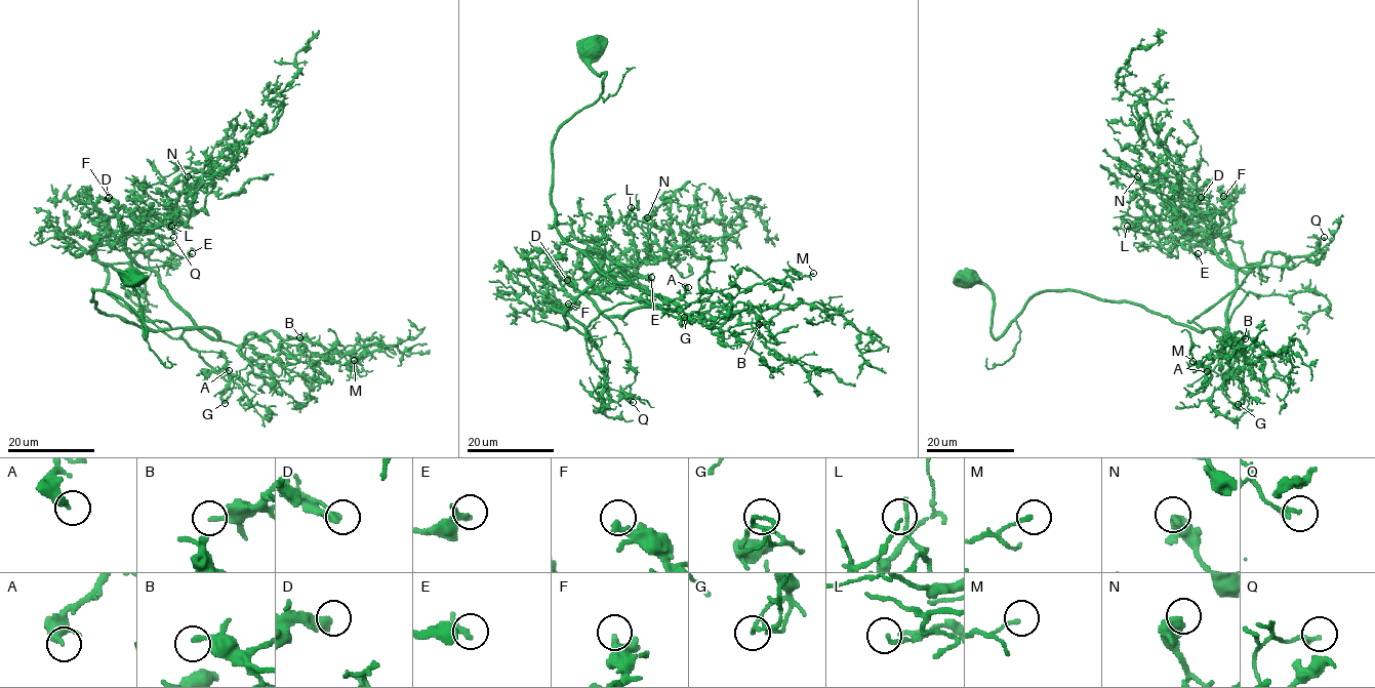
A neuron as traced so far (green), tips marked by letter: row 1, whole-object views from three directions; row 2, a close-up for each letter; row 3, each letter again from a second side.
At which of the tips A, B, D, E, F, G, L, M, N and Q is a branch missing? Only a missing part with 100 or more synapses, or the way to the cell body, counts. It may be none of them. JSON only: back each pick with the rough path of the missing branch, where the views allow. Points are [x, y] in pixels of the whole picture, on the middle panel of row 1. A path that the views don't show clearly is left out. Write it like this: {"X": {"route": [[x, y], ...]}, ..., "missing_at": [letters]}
{"F": {"route": [[568, 304], [566, 299], [575, 293], [571, 290], [592, 291], [599, 295], [589, 294]]}, "missing_at": ["F"]}

